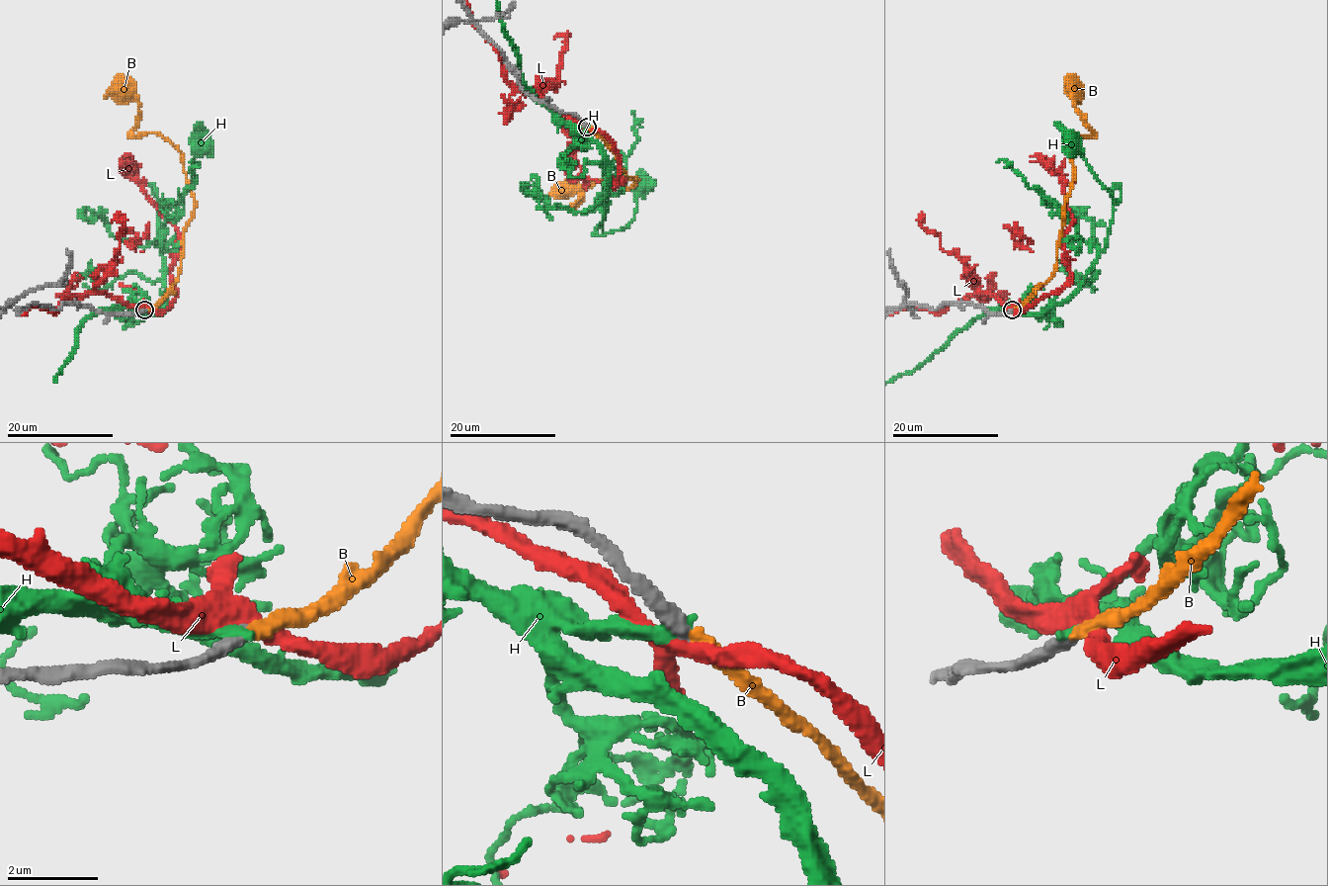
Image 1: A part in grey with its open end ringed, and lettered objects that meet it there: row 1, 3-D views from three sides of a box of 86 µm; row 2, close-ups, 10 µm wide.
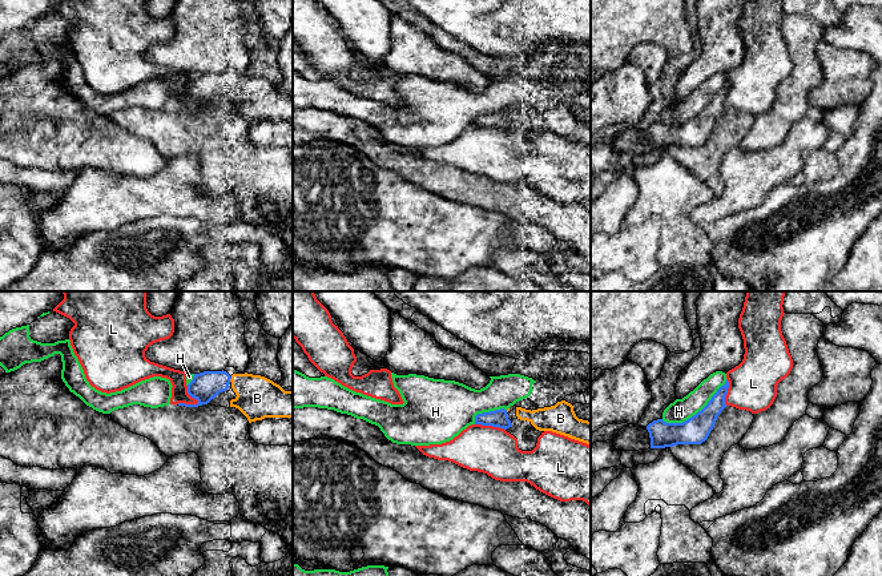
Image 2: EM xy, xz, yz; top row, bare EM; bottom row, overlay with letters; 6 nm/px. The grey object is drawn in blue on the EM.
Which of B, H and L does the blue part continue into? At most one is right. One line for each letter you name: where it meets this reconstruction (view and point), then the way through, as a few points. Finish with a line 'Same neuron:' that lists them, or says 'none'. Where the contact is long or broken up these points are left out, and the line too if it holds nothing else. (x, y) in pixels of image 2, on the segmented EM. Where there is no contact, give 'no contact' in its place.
B: contact xy (230, 378)
Same neuron: B

